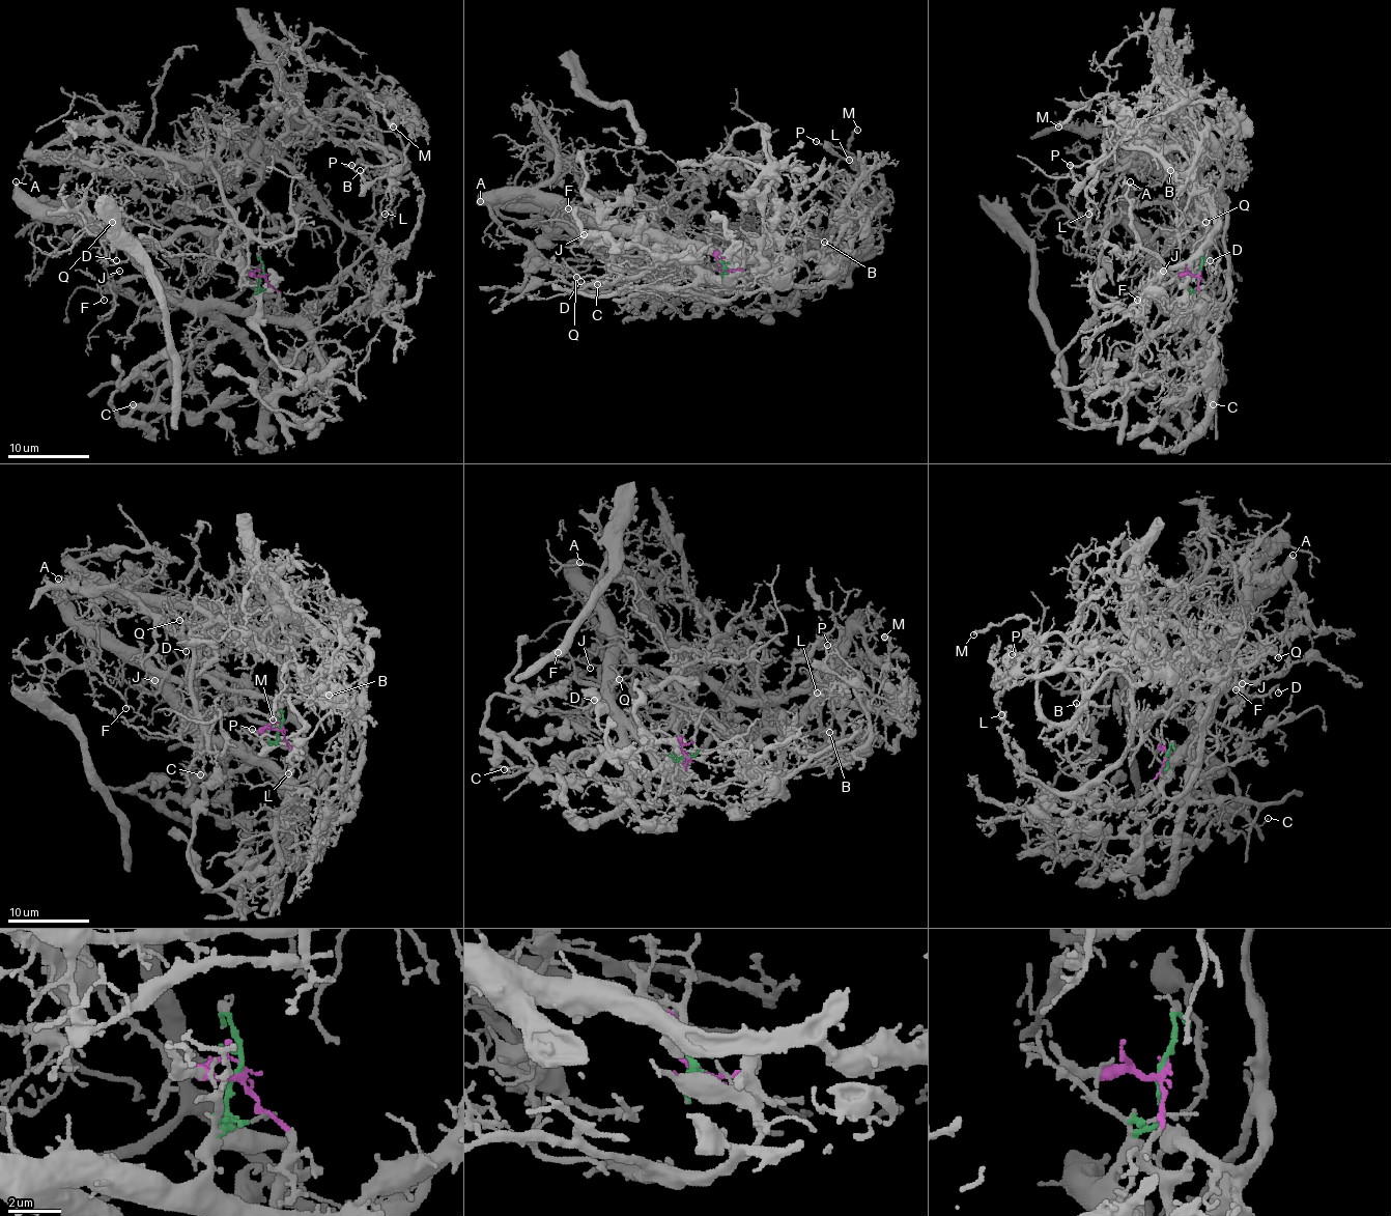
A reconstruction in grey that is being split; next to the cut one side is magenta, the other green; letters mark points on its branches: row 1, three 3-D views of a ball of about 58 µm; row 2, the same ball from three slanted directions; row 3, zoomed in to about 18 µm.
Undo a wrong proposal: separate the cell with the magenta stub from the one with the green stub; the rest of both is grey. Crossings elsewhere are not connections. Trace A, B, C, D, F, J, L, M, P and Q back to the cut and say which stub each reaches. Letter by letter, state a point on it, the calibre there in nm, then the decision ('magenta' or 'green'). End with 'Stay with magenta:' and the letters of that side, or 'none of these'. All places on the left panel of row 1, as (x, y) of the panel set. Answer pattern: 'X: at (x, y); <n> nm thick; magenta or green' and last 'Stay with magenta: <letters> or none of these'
A: at (16, 181); 400 nm thick; green
B: at (360, 170); 170 nm thick; magenta
C: at (133, 404); 110 nm thick; green
D: at (116, 260); 120 nm thick; green
F: at (104, 300); 90 nm thick; green
J: at (119, 271); 100 nm thick; green
L: at (385, 214); 240 nm thick; magenta
M: at (393, 126); 260 nm thick; magenta
P: at (351, 165); 150 nm thick; magenta
Q: at (112, 222); 220 nm thick; green
Stay with magenta: B, L, M, P

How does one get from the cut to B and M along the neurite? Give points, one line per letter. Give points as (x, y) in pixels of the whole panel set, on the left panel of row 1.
B: (261, 275), (278, 304), (230, 207), (263, 159), (314, 120), (361, 120), (375, 192), (359, 171)
M: (261, 275), (278, 304), (230, 207), (263, 159), (349, 120), (384, 167), (358, 146), (367, 95), (394, 126)

